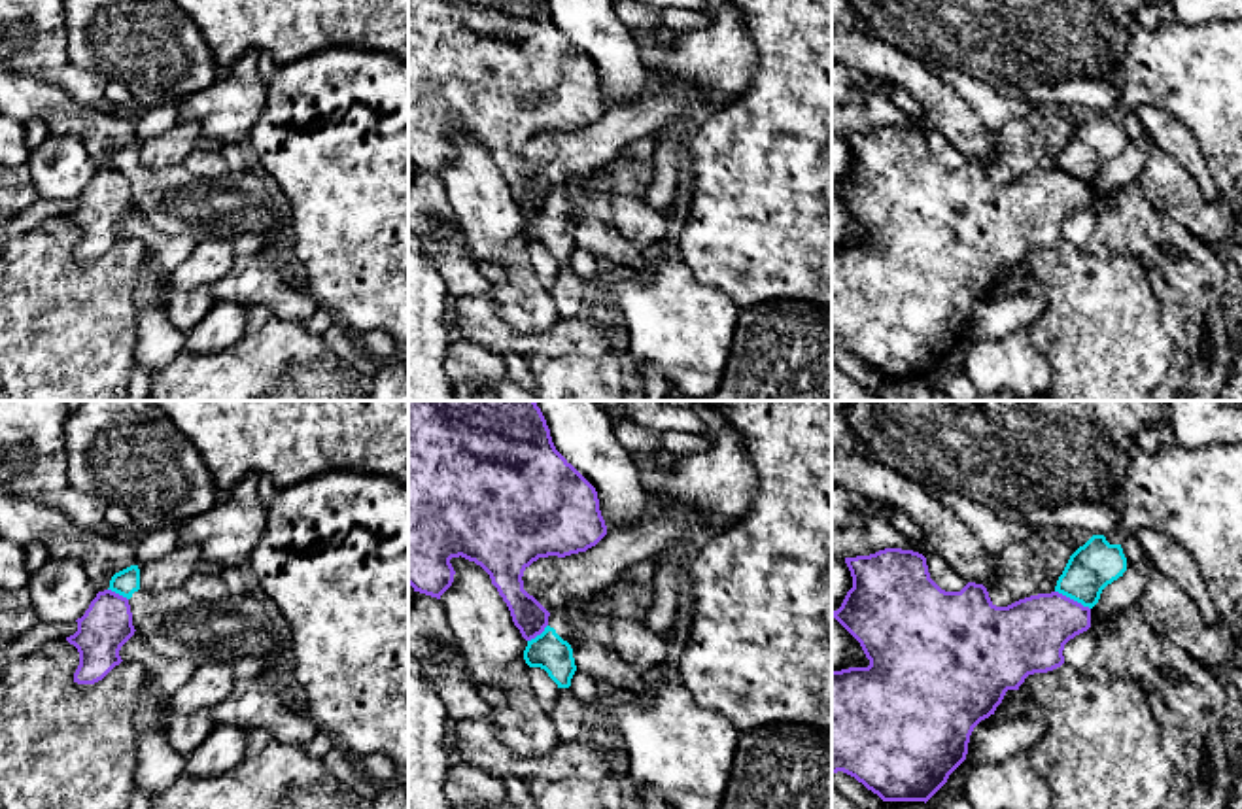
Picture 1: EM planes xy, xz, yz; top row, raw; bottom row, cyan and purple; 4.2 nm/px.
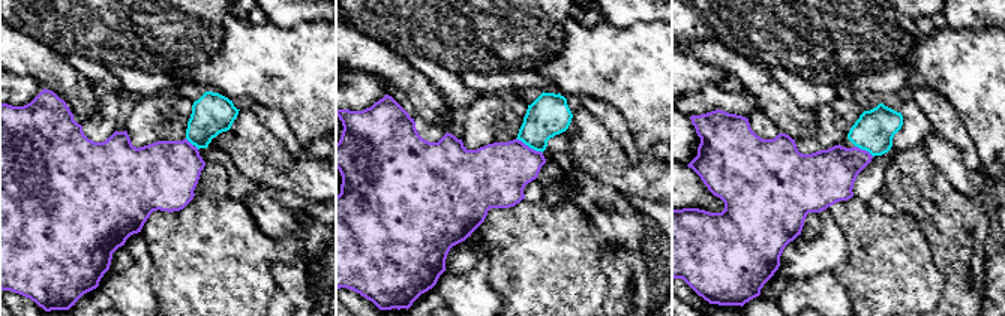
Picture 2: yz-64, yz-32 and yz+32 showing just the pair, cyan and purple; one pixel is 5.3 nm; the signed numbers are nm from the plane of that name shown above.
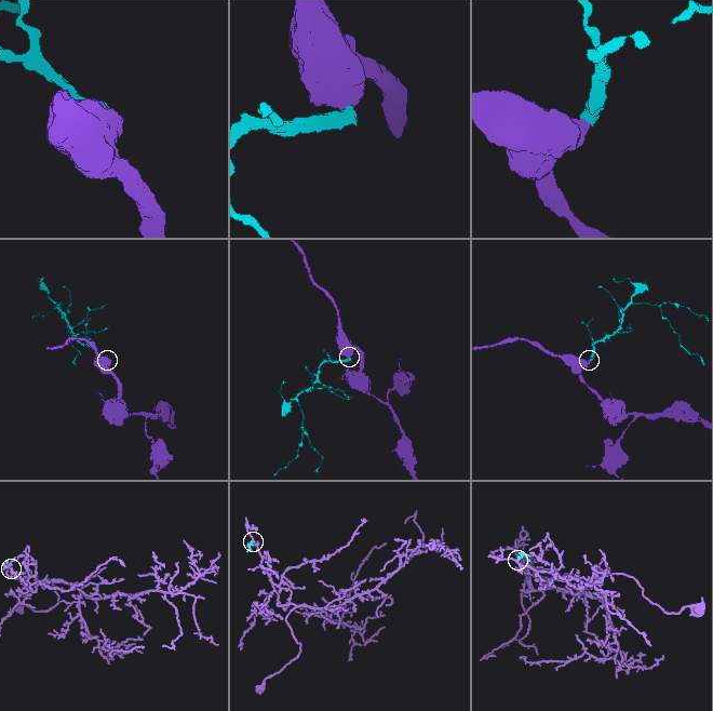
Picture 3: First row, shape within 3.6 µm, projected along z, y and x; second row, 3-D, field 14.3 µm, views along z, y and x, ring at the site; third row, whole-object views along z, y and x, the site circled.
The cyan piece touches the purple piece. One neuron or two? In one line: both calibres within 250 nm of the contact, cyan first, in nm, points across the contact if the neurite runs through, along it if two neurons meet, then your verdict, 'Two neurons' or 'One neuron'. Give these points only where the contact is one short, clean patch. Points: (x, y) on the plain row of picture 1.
Thickness 200 nm (cyan) against 320 nm. Boundary: yz (1055, 167), (1089, 186). Two neurons

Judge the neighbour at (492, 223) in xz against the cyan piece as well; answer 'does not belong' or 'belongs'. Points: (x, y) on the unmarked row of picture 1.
does not belong

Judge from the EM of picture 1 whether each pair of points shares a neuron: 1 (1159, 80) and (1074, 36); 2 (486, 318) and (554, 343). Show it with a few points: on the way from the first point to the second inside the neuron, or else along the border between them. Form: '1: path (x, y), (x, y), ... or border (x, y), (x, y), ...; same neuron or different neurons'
1: border (1133, 19), (1127, 27), (1125, 55), (1099, 78); different neurons
2: path (503, 335), (511, 343), (537, 343); same neuron

